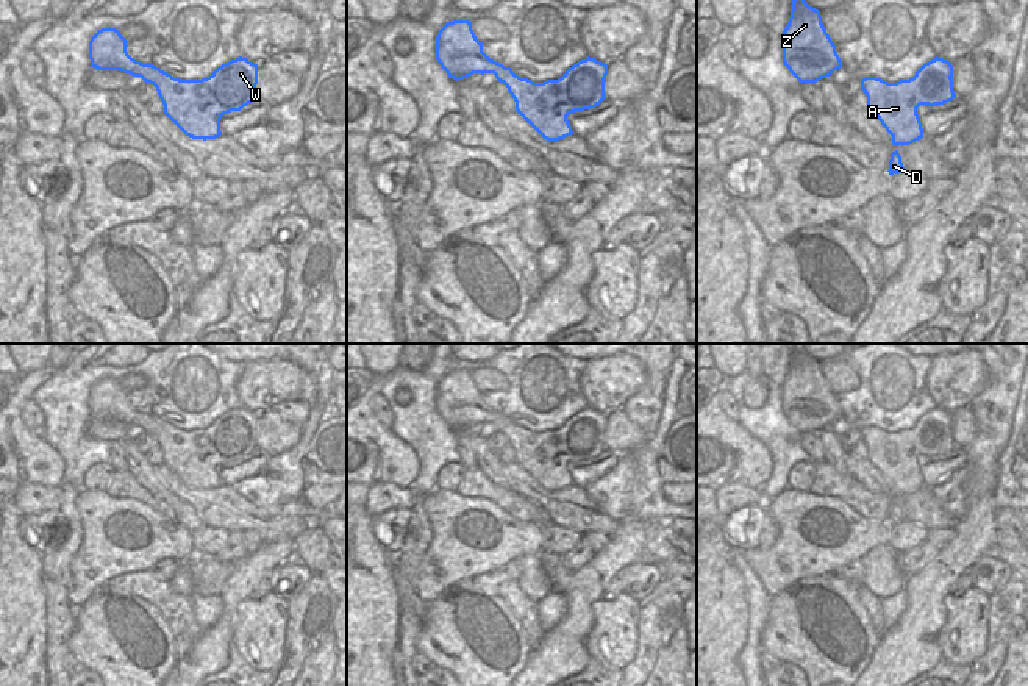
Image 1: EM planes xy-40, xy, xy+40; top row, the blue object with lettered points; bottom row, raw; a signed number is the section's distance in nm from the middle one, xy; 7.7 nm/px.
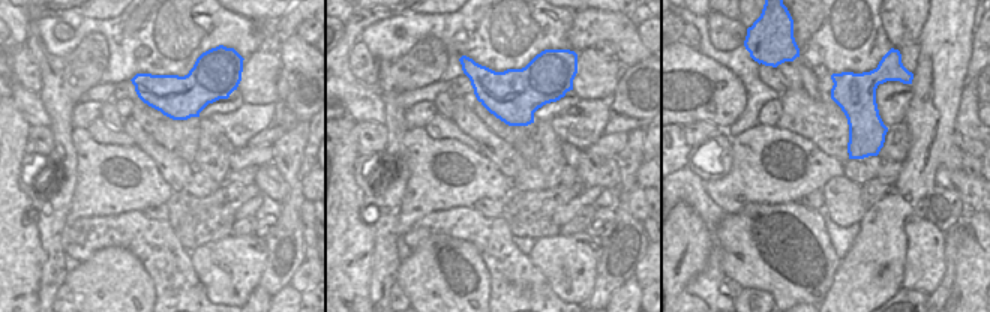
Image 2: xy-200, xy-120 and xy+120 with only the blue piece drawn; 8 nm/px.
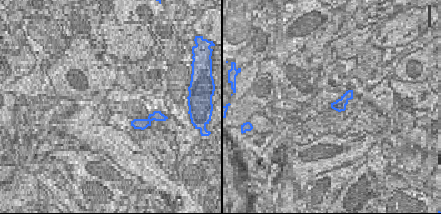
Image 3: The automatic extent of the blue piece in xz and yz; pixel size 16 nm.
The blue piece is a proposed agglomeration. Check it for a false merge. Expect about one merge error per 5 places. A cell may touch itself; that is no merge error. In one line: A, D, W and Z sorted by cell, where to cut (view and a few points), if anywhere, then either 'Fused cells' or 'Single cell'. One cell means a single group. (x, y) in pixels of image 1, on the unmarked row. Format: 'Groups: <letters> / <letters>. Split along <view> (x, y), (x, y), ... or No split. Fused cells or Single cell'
Groups: A D W Z. No split. Single cell

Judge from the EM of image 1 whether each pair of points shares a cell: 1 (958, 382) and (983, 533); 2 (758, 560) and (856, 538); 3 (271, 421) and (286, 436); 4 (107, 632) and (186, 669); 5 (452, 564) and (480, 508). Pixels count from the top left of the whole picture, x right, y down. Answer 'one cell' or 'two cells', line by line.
1: two cells
2: one cell
3: one cell
4: two cells
5: one cell

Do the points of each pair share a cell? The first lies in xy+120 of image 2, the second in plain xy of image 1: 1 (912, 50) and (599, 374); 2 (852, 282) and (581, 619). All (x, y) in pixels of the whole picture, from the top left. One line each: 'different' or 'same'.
1: different
2: same

